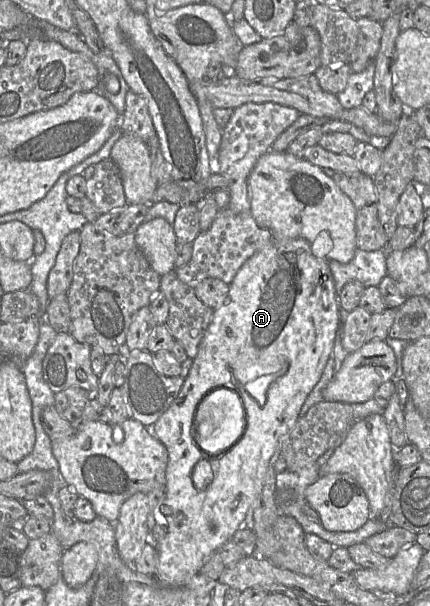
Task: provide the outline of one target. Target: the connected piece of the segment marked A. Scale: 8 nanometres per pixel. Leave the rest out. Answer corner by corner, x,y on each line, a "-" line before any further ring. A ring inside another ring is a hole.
303,238
290,240
286,243
276,243
272,241
269,245
255,253
237,272
232,282
229,284
229,292
219,307
213,309
212,320
206,330
206,333
199,344
197,356
195,357
188,377
175,400
170,407
163,413
157,422
150,429
152,434
157,437
168,451
168,464
165,471
165,497
160,505
160,512
167,520
167,533
164,538
156,542
156,552
158,557
157,570
155,577
158,582
166,587
184,586
194,575
198,574
202,566
209,557
218,552
218,549
227,541
232,539
234,533
240,527
248,527
253,530
253,504
259,498
264,486
264,479
270,463
275,463
280,455
281,447
287,436
294,428
299,419
299,412
307,396
313,390
320,380
327,361
329,360
334,340
338,328
341,326
341,308
338,302
338,294
335,289
334,278
325,259
316,258
311,250
311,245
-
224,387
237,392
246,415
246,432
243,438
226,453
220,456
208,456
196,443
195,438
195,414
201,401
211,391
216,388
-
207,458
212,471
213,480
203,490
198,490
192,481
192,471
196,463

